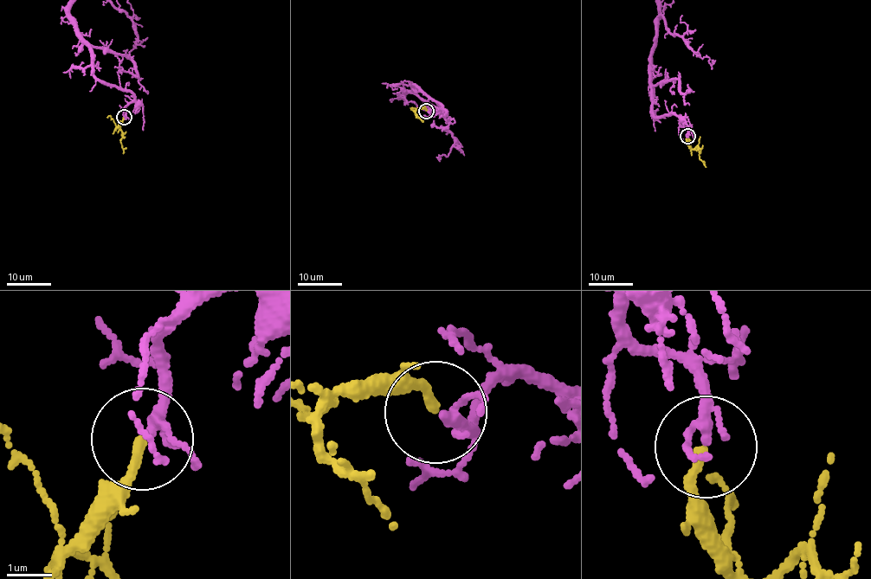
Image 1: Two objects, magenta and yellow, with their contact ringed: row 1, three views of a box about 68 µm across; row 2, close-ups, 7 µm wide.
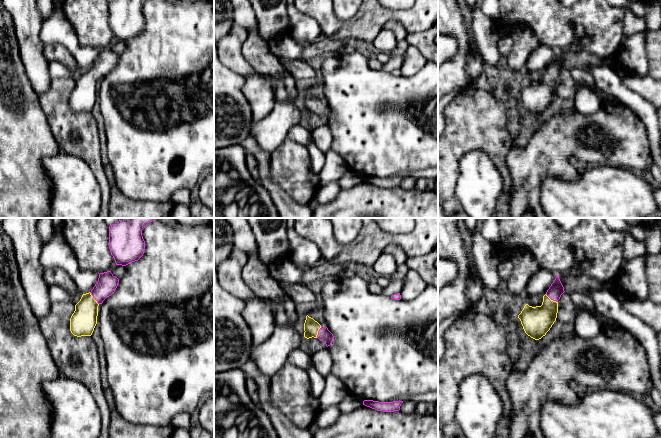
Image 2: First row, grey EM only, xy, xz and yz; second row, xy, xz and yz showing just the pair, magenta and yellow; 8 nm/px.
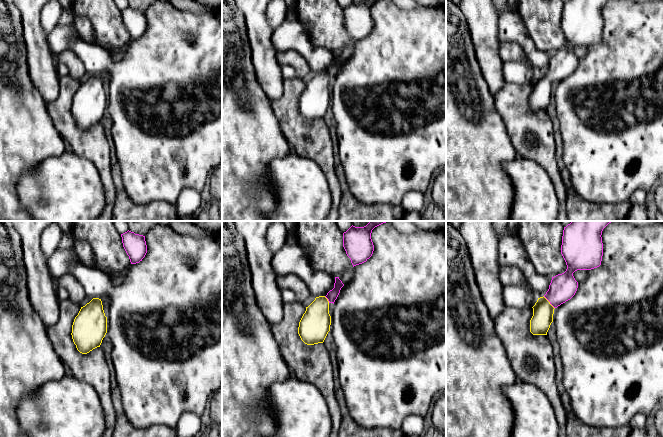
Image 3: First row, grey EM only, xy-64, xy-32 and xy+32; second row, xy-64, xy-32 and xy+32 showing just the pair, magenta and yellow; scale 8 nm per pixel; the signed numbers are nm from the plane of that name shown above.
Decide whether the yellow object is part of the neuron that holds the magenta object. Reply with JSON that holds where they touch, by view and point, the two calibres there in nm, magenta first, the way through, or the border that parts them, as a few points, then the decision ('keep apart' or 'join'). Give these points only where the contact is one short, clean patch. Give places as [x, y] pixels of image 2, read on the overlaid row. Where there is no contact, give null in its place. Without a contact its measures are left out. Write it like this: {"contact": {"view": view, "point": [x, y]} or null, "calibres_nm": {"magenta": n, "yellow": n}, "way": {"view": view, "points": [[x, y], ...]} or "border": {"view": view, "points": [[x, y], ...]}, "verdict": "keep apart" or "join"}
{"contact": {"view": "xy", "point": [93, 297]}, "calibres_nm": {"magenta": 160, "yellow": 200}, "way": {"view": "xy", "points": [[106, 285], [93, 297], [88, 304], [84, 319]]}, "verdict": "join"}

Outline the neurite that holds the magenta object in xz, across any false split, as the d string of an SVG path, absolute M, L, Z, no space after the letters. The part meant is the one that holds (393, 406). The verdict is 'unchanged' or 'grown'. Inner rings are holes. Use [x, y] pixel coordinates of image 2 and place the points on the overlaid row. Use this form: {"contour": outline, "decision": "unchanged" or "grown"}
{"contour": "M364 400L363 405L370 407L372 409L375 409L377 411L383 411L383 412L394 412L399 411L400 406L403 403L403 401L393 401L393 402L379 402L379 401L373 401L373 400Z", "decision": "unchanged"}

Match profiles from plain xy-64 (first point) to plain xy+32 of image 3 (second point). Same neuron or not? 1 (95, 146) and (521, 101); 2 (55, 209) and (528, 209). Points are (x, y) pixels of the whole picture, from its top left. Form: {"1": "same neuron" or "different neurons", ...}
{"1": "same neuron", "2": "same neuron"}

